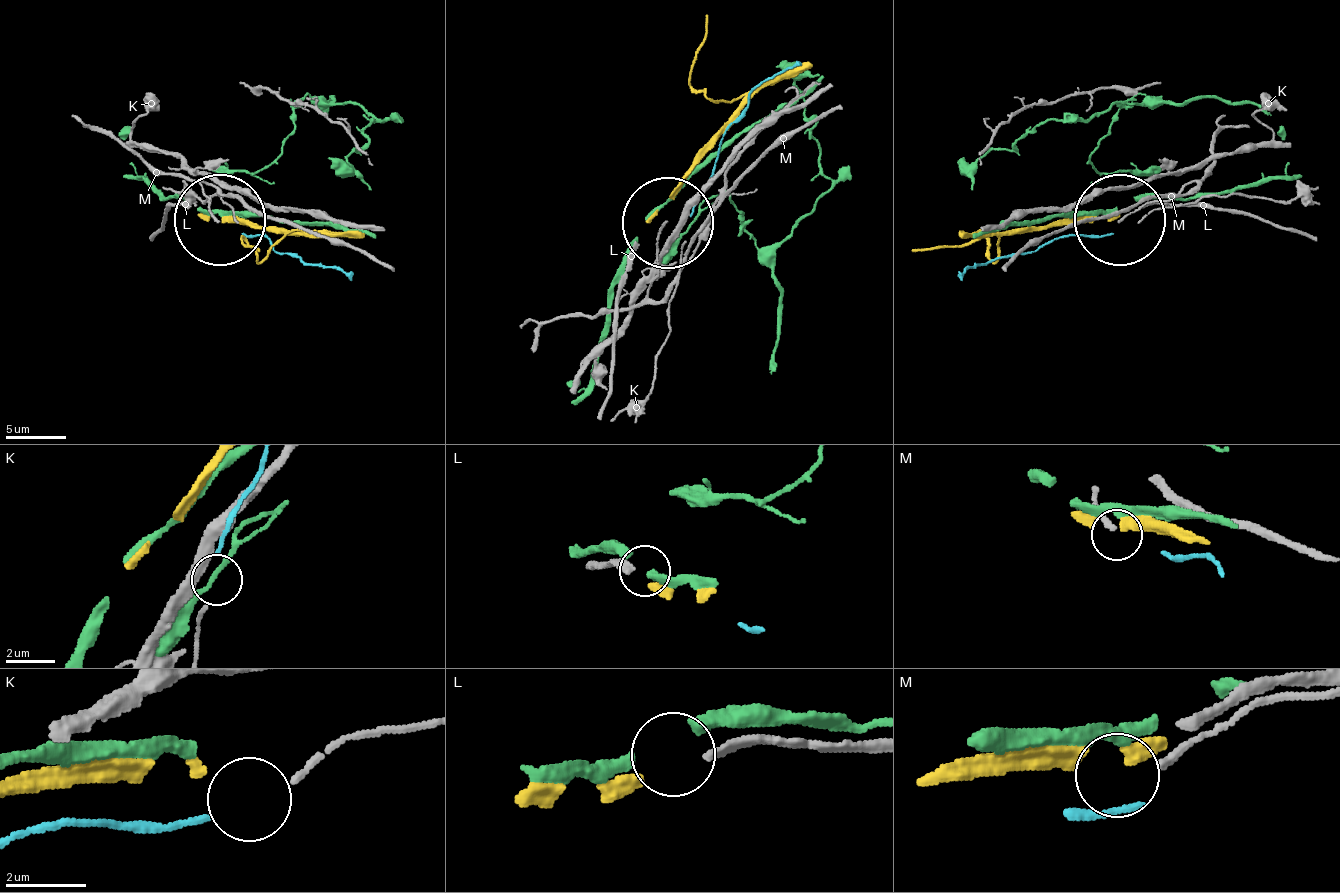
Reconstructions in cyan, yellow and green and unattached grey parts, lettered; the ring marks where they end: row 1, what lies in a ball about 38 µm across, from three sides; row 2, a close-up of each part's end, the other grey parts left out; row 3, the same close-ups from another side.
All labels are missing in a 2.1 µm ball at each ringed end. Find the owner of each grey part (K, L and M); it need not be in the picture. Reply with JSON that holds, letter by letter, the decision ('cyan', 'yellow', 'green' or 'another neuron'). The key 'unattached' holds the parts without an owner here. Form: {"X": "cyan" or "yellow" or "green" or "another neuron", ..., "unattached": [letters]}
{"K": "cyan", "L": "yellow", "M": "another neuron", "unattached": ["M"]}

